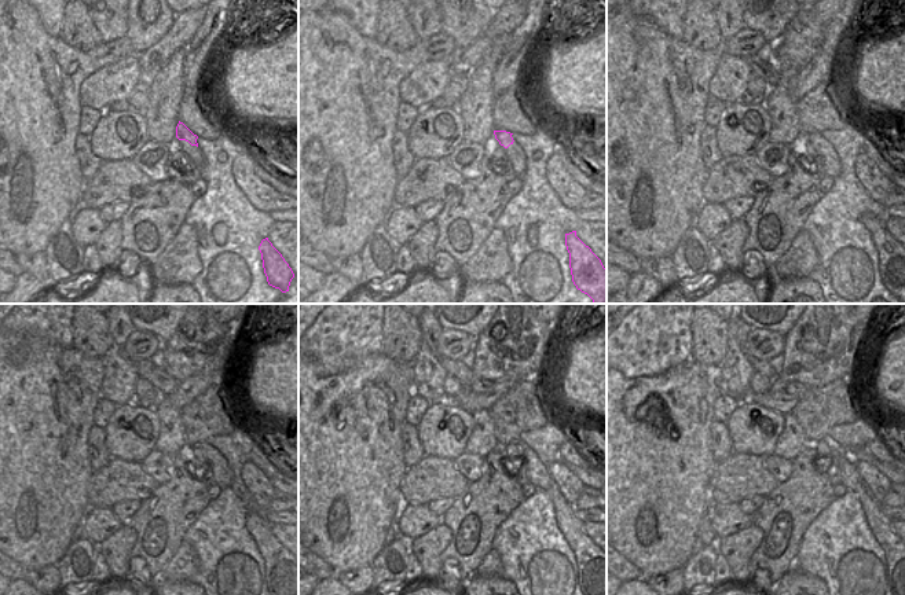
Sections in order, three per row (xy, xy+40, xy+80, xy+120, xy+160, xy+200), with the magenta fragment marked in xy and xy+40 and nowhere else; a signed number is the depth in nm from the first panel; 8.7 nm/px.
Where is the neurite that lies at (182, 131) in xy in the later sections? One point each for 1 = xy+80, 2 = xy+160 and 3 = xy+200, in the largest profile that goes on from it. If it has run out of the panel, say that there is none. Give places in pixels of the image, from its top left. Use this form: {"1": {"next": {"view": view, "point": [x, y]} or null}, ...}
{"1": {"next": {"view": "xy+80", "point": [814, 139]}}, "2": {"next": {"view": "xy+160", "point": [570, 525]}}, "3": {"next": {"view": "xy+200", "point": [880, 526]}}}

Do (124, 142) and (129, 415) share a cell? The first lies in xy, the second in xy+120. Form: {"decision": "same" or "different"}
{"decision": "same"}

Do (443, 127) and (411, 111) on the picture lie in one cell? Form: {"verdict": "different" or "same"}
{"verdict": "different"}

